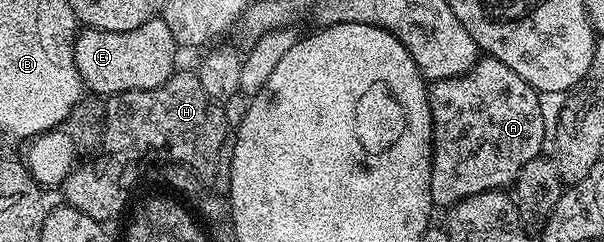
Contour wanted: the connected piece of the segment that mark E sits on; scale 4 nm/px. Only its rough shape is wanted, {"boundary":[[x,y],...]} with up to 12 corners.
{"boundary":[[162,18],[84,28],[74,62],[89,93],[154,90],[177,71]]}

